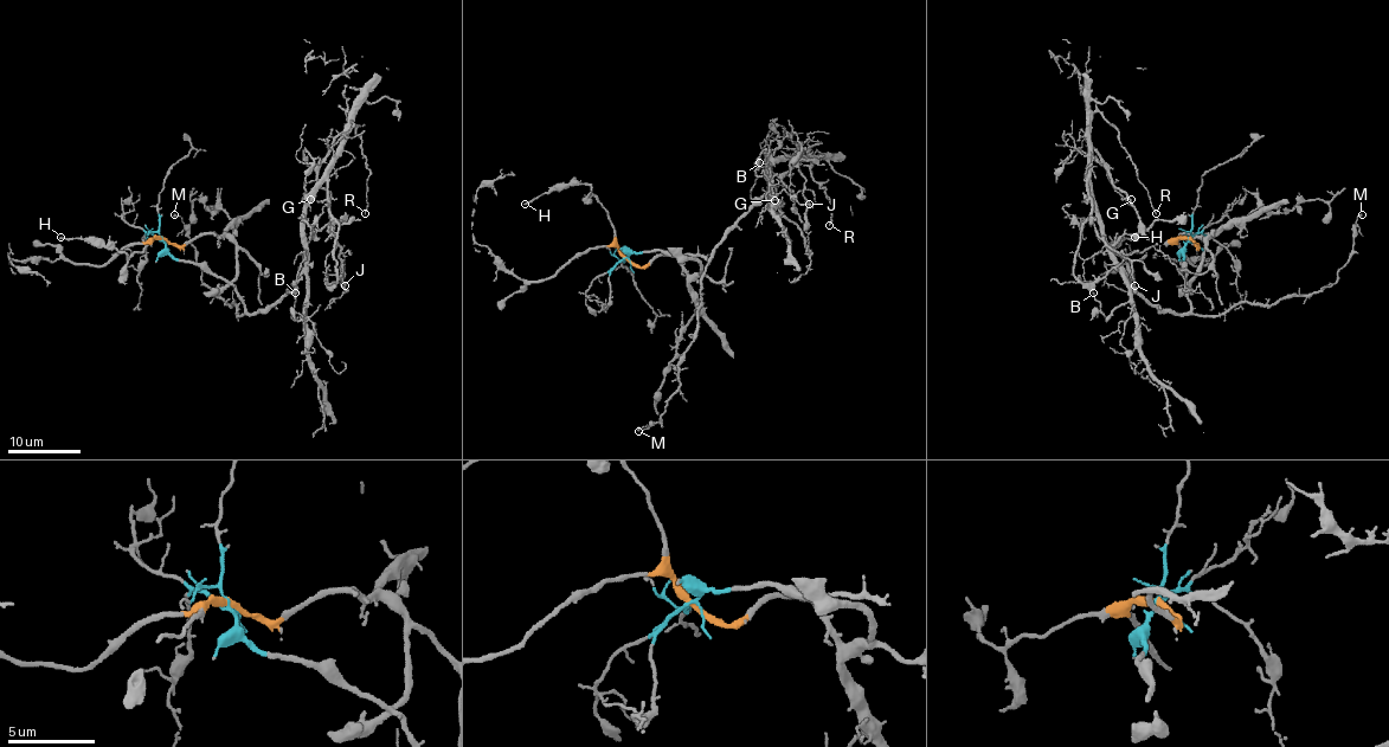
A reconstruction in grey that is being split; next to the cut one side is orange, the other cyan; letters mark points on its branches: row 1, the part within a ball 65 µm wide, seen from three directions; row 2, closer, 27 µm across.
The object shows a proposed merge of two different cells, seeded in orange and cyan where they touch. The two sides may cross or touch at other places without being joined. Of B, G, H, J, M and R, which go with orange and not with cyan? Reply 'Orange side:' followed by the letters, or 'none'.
Orange side: H

